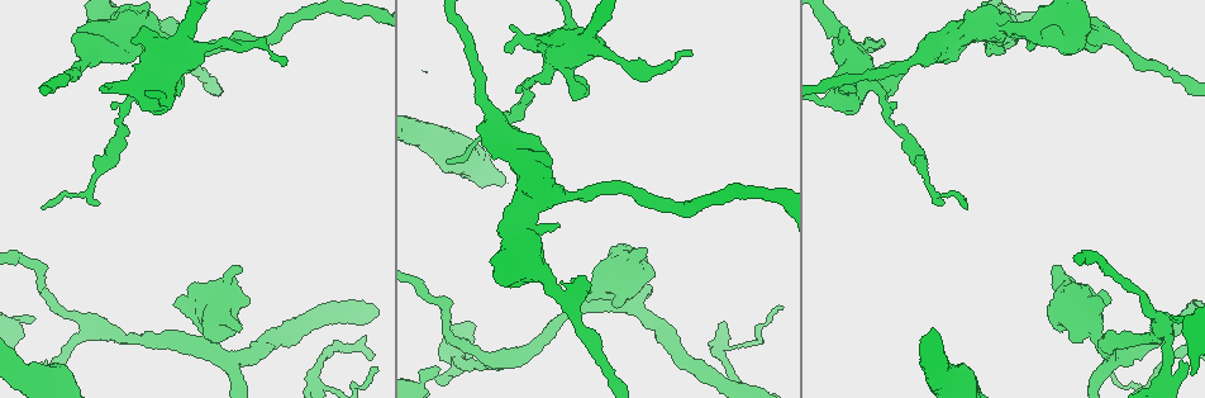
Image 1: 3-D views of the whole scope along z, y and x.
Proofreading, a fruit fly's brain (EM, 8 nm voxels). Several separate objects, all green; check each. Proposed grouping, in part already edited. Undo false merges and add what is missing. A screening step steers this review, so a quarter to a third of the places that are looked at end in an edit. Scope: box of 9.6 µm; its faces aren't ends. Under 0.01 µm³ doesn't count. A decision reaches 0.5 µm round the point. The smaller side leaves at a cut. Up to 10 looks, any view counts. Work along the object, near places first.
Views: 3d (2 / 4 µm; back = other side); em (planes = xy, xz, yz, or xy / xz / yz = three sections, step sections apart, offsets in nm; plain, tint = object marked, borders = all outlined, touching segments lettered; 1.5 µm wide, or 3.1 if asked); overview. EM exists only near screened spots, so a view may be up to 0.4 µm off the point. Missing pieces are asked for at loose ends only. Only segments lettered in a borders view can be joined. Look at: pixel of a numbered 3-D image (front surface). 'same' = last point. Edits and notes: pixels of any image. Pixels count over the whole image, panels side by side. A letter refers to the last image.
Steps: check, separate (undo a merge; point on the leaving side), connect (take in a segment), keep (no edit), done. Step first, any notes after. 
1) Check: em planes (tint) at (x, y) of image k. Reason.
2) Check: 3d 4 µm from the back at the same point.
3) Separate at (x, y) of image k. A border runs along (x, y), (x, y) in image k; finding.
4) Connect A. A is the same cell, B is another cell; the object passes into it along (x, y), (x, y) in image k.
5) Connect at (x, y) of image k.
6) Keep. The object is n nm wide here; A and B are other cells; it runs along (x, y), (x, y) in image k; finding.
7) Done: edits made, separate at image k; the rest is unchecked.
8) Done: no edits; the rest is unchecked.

Check: 3d 2 µm at (239, 273) of image 1. Free end.

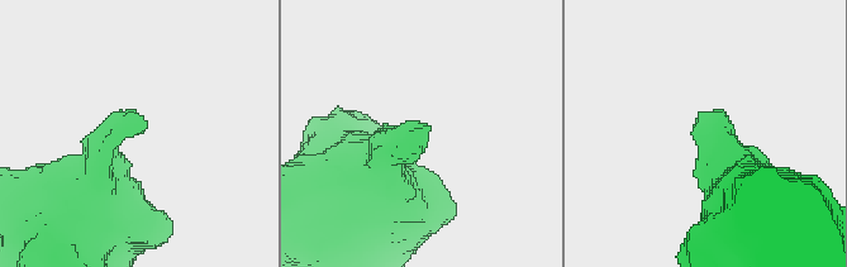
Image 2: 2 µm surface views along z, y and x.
Check: em yz step 4 (borders) at (693, 132) of image 2. Now the EM.

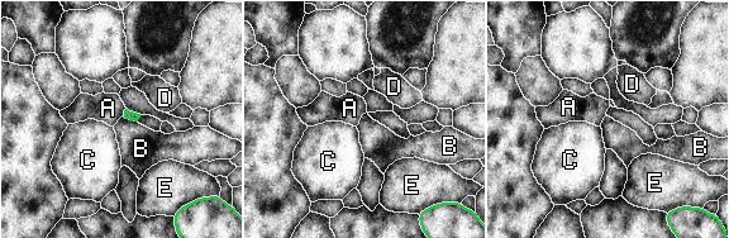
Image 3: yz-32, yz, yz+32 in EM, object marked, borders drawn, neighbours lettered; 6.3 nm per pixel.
Check: em planes (borders) at the same point. Cut it another way.

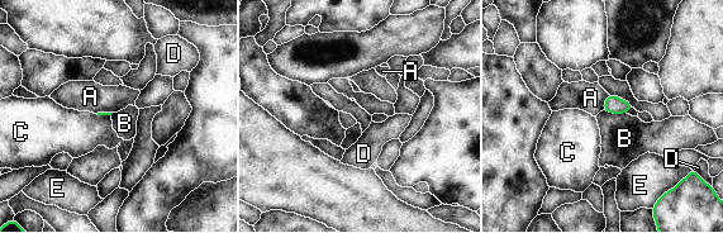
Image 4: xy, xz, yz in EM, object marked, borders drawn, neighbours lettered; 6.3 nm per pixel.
Keep. A, B, C, D and E are other cells; a border runs along (608, 94), (602, 109) in image 4; no lettered segment goes on from it.

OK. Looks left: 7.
Check: em planes (borders) at (906, 133) of image 1.

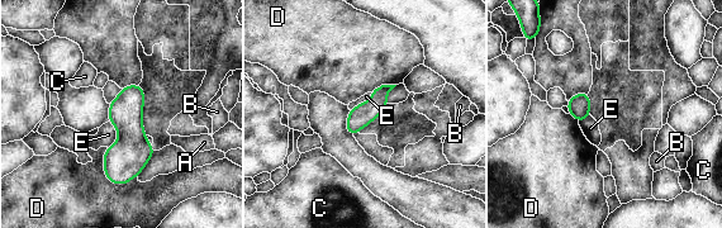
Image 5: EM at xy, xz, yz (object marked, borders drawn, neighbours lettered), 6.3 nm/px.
Keep. The object is 140 nm wide here; A, B, C, D and E are other cells; all the same cell.

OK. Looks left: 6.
Check: em xz step 8 (tint) at (538, 38) of image 1. An open end.

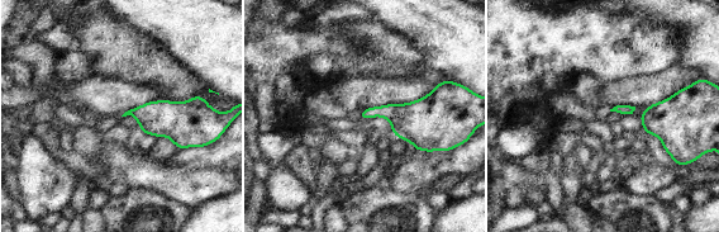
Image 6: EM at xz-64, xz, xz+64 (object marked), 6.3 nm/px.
Check: em planes (borders) at the same point.

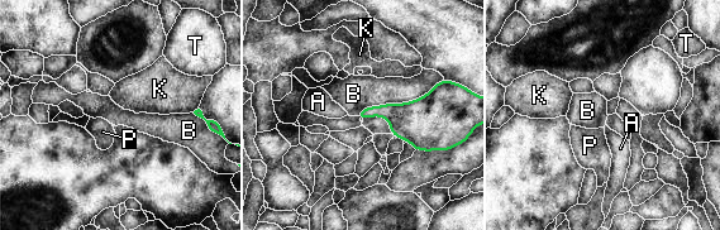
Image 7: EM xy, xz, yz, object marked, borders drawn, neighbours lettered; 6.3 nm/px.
Keep. A, B, K, P and T are other cells; a border runs along (443, 78), (356, 115) in image 7; no lettered segment goes on from it.

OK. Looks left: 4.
Check: em planes (tint) at (1171, 317) of image 1. Branch stops here.

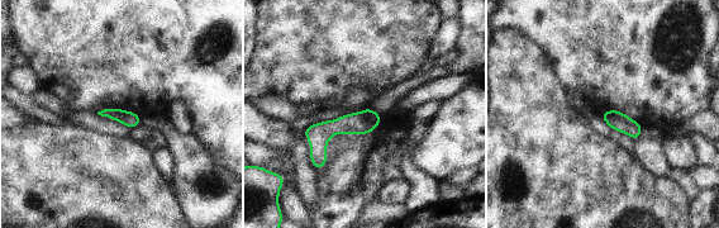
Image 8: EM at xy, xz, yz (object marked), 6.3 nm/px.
Check: em planes (borders) at the same point.

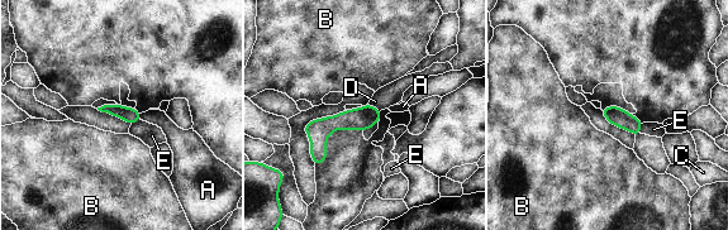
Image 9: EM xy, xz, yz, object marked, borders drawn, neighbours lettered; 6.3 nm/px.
Keep. A, B, C, D and E are other cells; it runs along (377, 113), (333, 123), (315, 161) in image 9; no lettered segment goes on from it.

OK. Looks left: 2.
Done: no edits; the rest is unchecked.

